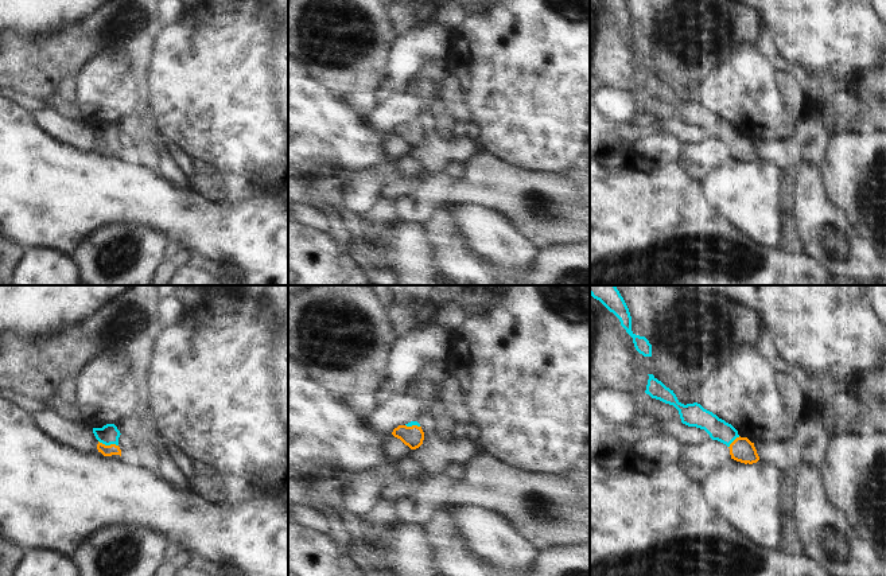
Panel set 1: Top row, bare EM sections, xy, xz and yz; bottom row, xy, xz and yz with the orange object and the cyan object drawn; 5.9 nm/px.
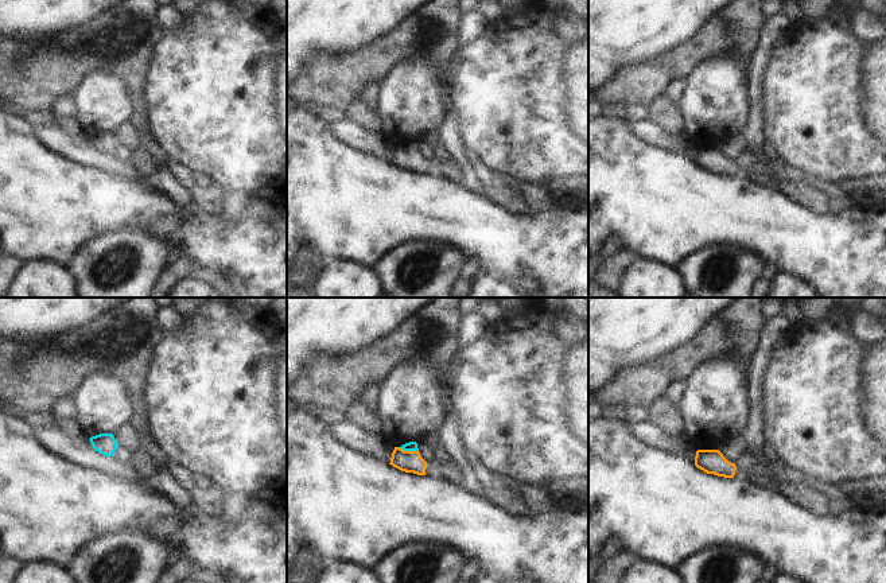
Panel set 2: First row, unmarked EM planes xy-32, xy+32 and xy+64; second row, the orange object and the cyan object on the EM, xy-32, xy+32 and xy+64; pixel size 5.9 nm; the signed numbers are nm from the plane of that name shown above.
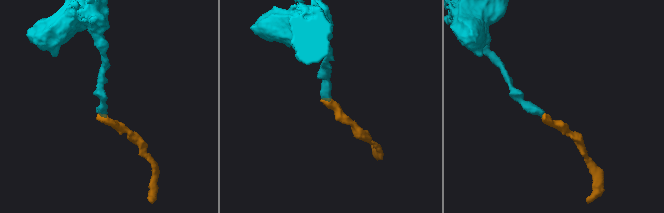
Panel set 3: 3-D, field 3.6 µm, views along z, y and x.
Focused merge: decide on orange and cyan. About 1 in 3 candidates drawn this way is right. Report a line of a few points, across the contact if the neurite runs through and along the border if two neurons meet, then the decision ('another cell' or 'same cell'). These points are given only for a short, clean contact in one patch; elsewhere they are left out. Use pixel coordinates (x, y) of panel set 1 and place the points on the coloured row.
line xy (111, 450), (108, 446), (108, 435); same cell

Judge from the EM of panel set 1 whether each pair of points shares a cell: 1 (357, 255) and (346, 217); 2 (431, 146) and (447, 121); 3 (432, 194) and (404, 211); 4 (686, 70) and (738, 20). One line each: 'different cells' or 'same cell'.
1: same cell
2: different cells
3: same cell
4: same cell

